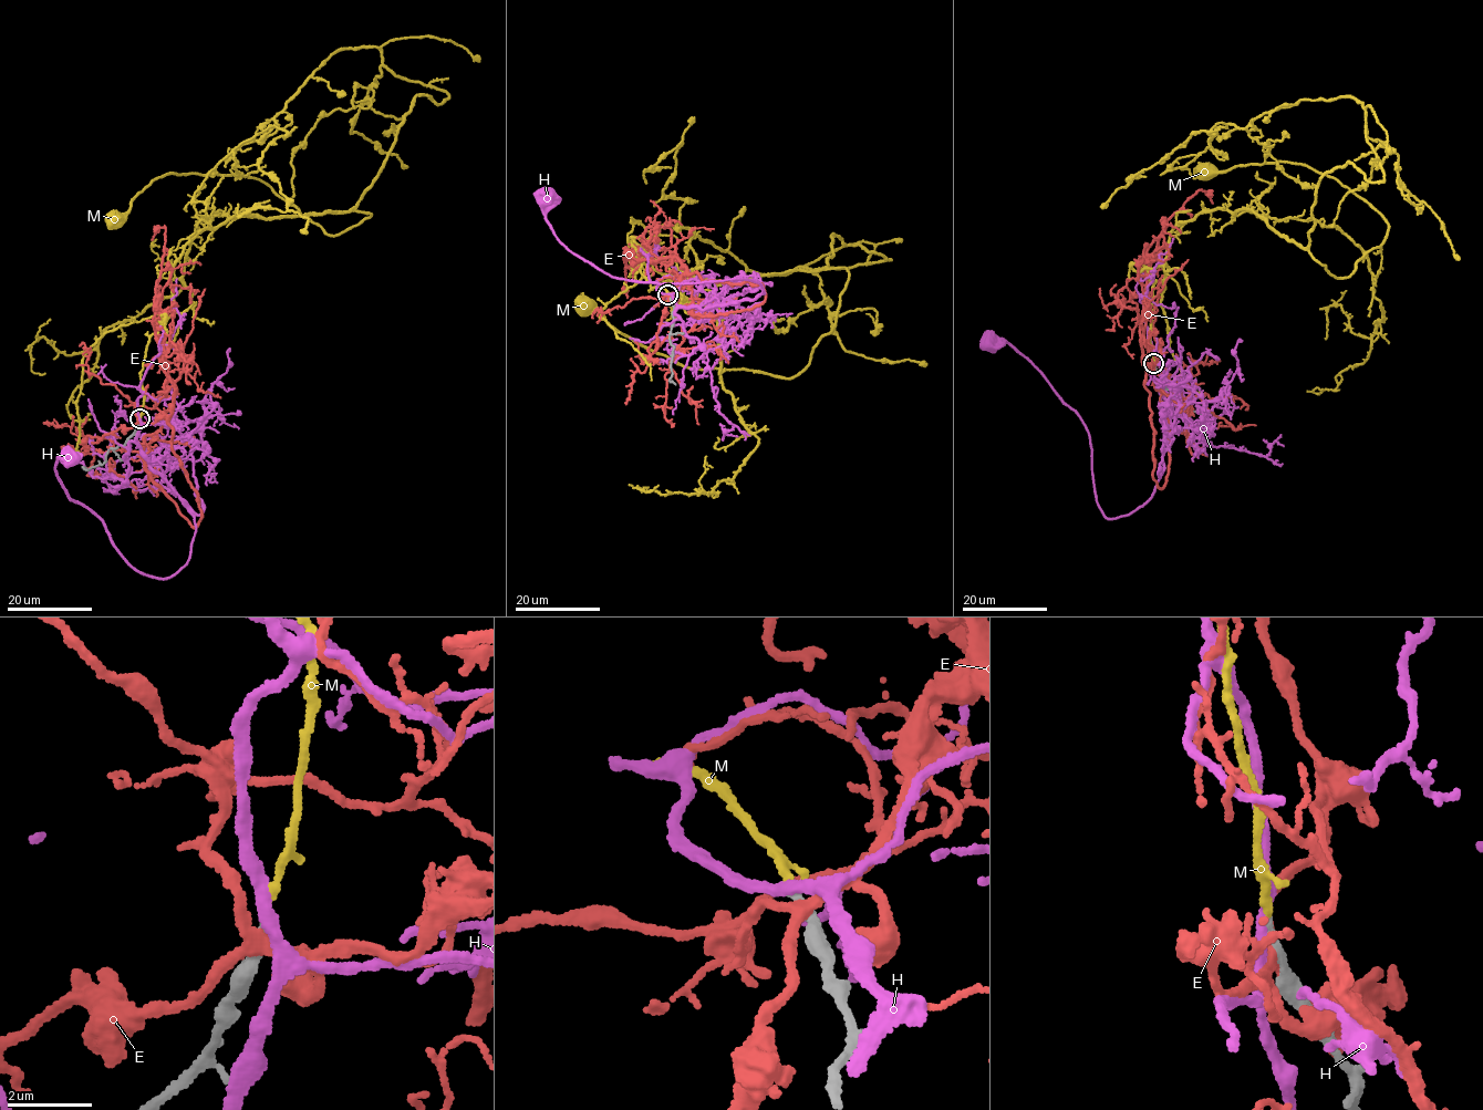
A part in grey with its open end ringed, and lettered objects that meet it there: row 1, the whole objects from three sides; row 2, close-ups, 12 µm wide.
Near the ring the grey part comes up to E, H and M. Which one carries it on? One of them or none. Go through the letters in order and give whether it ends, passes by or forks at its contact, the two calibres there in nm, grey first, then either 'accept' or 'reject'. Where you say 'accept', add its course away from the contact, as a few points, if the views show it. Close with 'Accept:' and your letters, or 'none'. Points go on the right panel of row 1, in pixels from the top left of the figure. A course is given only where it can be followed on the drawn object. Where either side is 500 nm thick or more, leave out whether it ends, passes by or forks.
E: it forks there; 360 nm thick on the grey side, 240 nm on the other; reject
H: it passes by; 180 nm thick on the grey side, 260 nm on the other; reject
M: it ends there; 170 nm thick on the grey side, 150 nm on the other; accept; it runs (1153, 363), (1131, 267), (1181, 224), (1250, 210), (1339, 279), (1388, 226), (1305, 165), (1206, 172)
Accept: M

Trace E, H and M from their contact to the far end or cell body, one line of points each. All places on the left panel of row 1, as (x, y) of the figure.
E: (138, 423), (153, 424), (173, 412), (174, 381), (163, 351), (156, 286), (166, 227), (152, 240)
H: (139, 418), (141, 455), (194, 517), (186, 564), (170, 577), (138, 572), (69, 497), (55, 466), (72, 457)
M: (139, 417), (145, 348), (199, 232), (240, 215), (371, 215), (332, 236), (252, 177), (172, 173), (113, 219)

